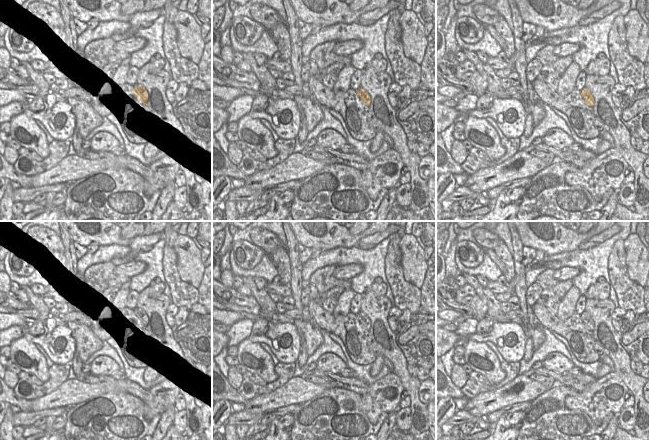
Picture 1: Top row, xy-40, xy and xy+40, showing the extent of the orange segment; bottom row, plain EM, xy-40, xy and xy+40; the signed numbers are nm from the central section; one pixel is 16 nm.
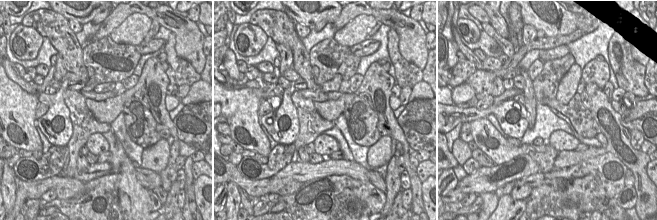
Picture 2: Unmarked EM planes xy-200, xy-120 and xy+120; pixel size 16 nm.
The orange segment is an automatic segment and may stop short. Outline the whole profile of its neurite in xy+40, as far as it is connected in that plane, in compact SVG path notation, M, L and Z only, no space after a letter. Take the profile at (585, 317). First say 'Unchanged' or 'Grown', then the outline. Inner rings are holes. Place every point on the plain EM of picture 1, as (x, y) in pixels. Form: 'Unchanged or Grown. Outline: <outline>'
Unchanged. Outline: M584 311L584 312L582 312L580 314L580 317L581 317L581 320L584 323L585 327L588 330L593 331L593 329L594 329L594 321L591 318L591 316L587 312Z

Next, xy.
Unchanged. Outline: M359 311L357 314L355 314L358 321L360 322L360 324L366 328L367 330L370 329L371 327L371 322L370 322L370 319L365 315L363 314L361 311Z

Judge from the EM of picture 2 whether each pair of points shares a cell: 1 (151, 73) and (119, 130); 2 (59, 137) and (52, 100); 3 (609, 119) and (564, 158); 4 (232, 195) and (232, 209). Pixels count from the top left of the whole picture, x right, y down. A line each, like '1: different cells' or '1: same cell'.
1: different cells
2: same cell
3: same cell
4: same cell

